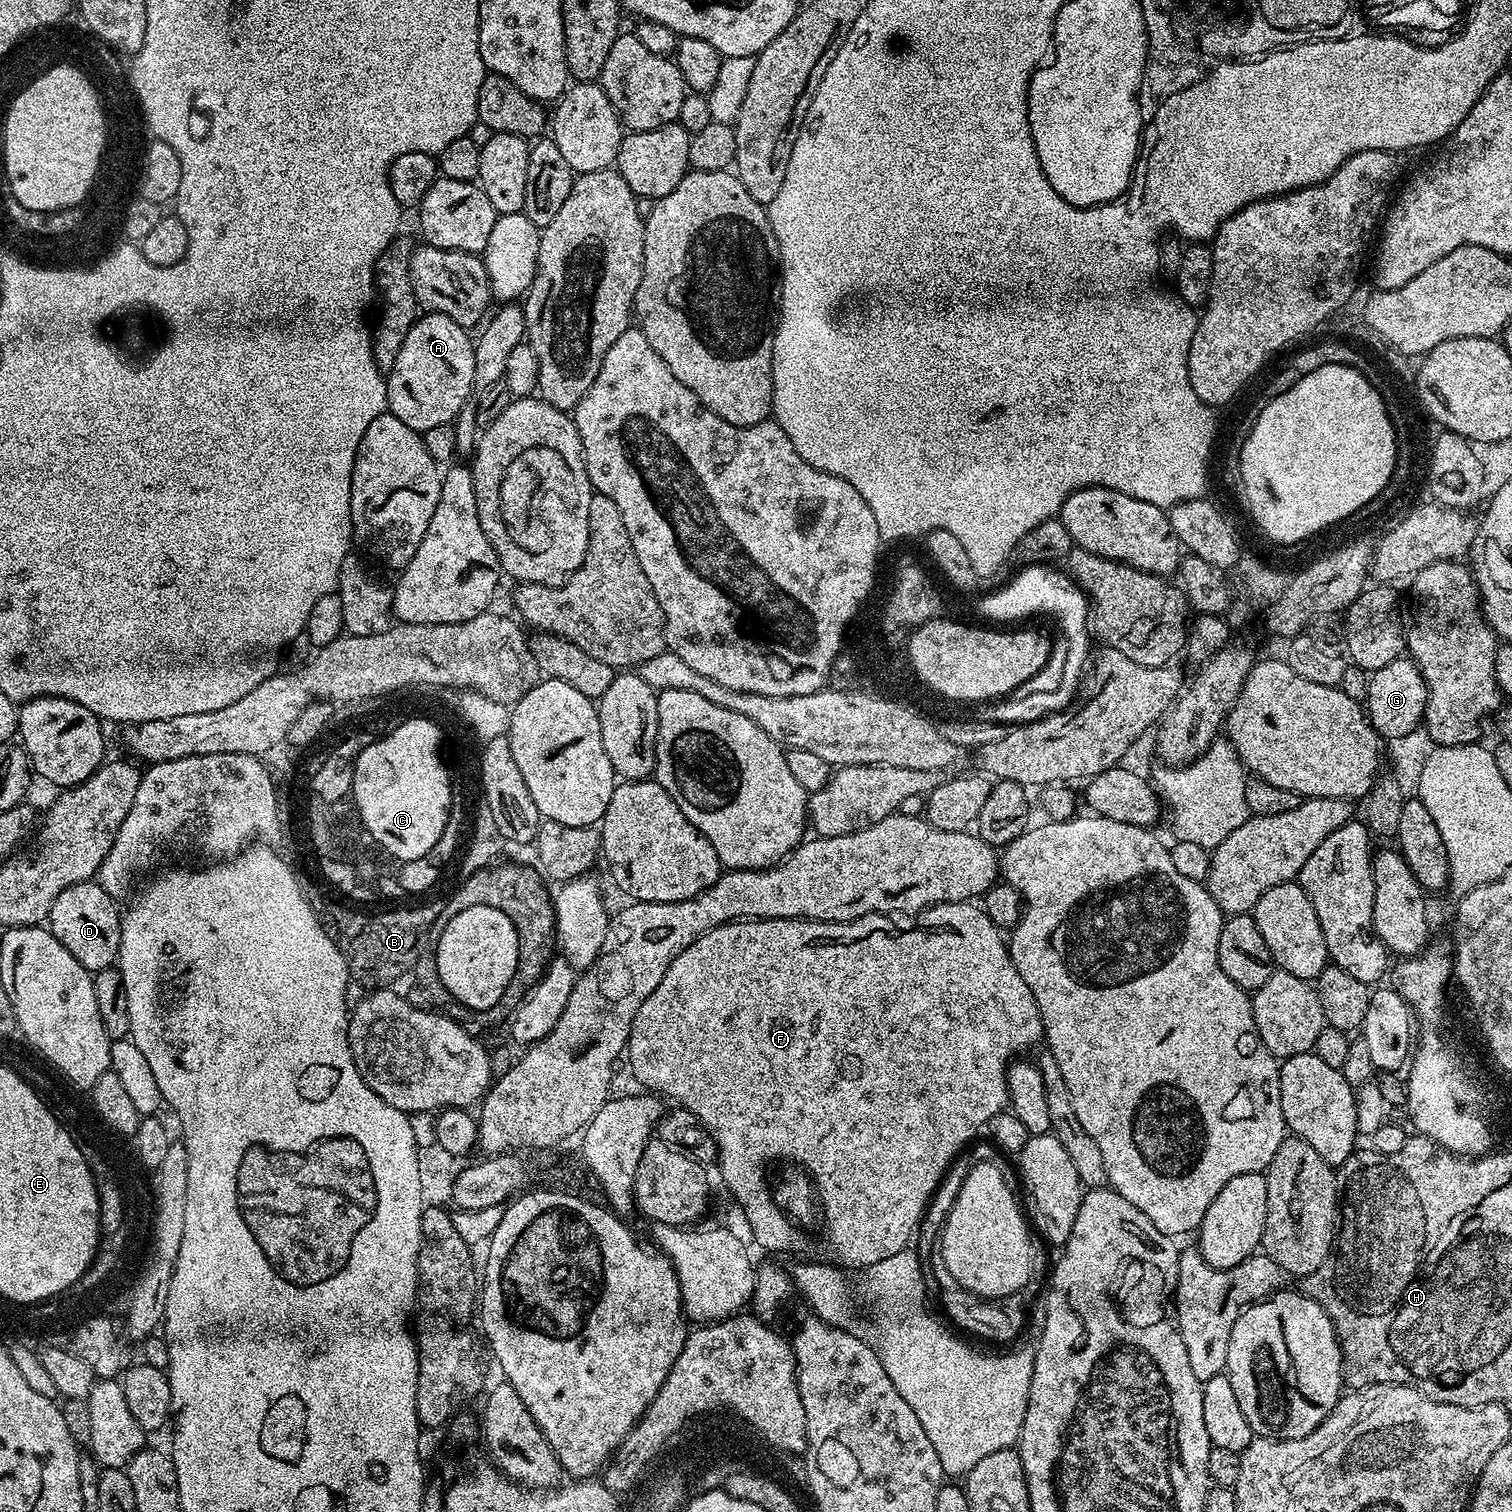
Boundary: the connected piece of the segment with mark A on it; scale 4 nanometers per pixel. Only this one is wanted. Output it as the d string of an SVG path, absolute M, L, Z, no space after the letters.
M428 312L421 315L415 326L406 334L400 349L391 357L392 369L387 369L386 383L388 386L387 411L397 416L410 430L424 433L434 426L452 424L462 410L464 404L469 403L474 396L476 375L474 374L474 343L473 337L468 337L469 329L465 325L446 318L446 314Z

